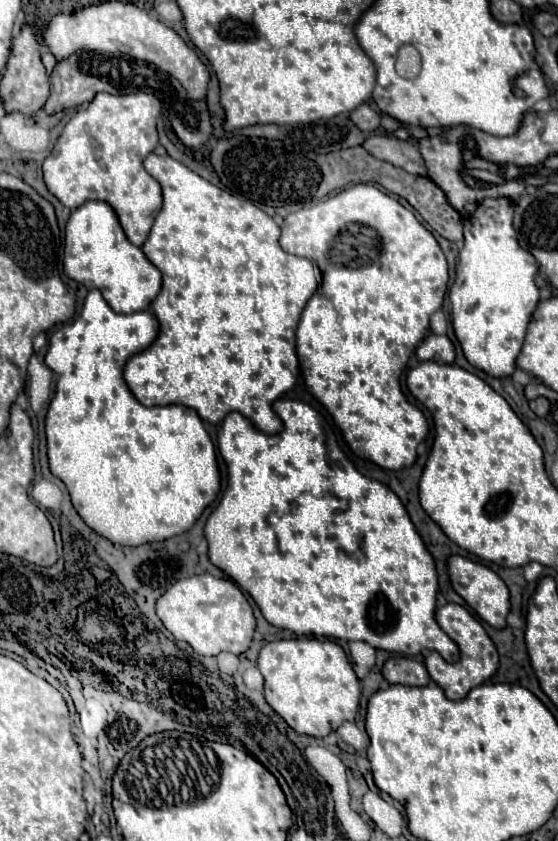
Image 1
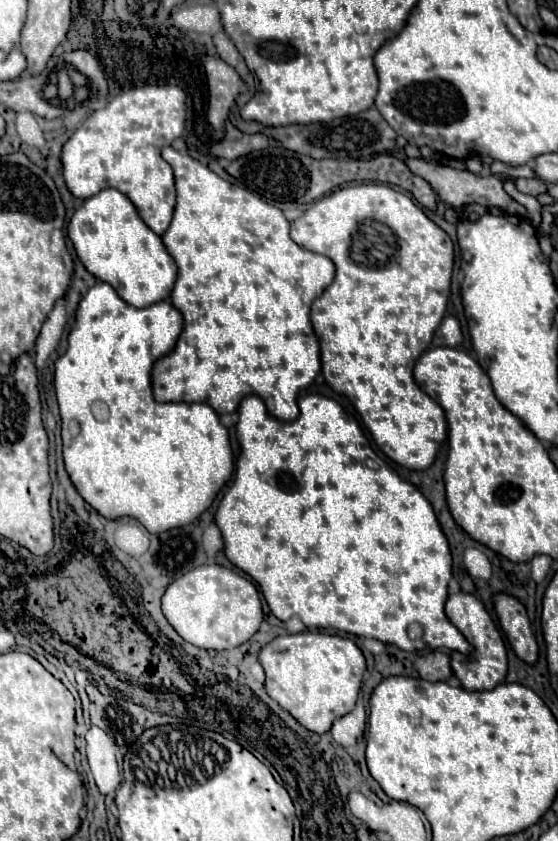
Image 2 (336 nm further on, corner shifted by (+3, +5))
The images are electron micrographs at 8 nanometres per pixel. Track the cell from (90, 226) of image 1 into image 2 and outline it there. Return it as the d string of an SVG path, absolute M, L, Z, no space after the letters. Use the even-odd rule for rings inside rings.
M105 188L99 194L87 198L81 208L75 210L71 222L69 222L69 238L77 250L79 260L83 262L83 266L99 280L115 286L117 294L131 306L135 308L145 308L151 304L157 304L161 300L167 300L173 284L177 280L177 266L175 260L171 258L171 254L167 252L167 248L163 246L161 236L157 236L137 214L137 208L133 206L133 202L121 194L115 188Z

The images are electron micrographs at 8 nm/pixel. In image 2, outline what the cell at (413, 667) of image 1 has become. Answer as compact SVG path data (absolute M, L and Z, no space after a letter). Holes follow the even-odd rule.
M431 650L431 652L427 652L427 654L417 656L415 668L417 668L417 672L419 672L419 676L421 676L423 680L431 680L431 682L449 680L449 678L453 676L451 658L449 658L449 654L443 652L443 650Z

